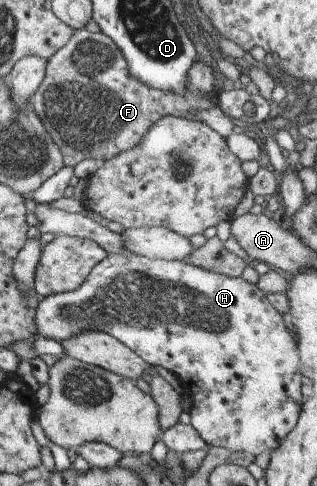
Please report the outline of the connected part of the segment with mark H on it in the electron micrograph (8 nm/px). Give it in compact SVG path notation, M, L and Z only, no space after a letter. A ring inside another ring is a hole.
M106 254L104 259L95 263L86 274L84 281L76 288L67 292L60 292L40 298L34 315L35 331L42 338L63 342L65 339L81 334L82 332L99 331L111 335L128 349L131 349L140 359L152 367L164 367L173 373L186 389L186 395L192 397L191 409L188 411L190 425L200 435L204 443L209 446L220 446L231 452L246 452L249 454L268 452L280 445L281 439L294 427L300 413L301 404L301 375L299 357L296 353L295 341L291 333L282 324L286 317L278 314L266 300L266 296L254 285L242 278L229 278L216 272L188 264L181 260L157 260L137 256L136 254Z

